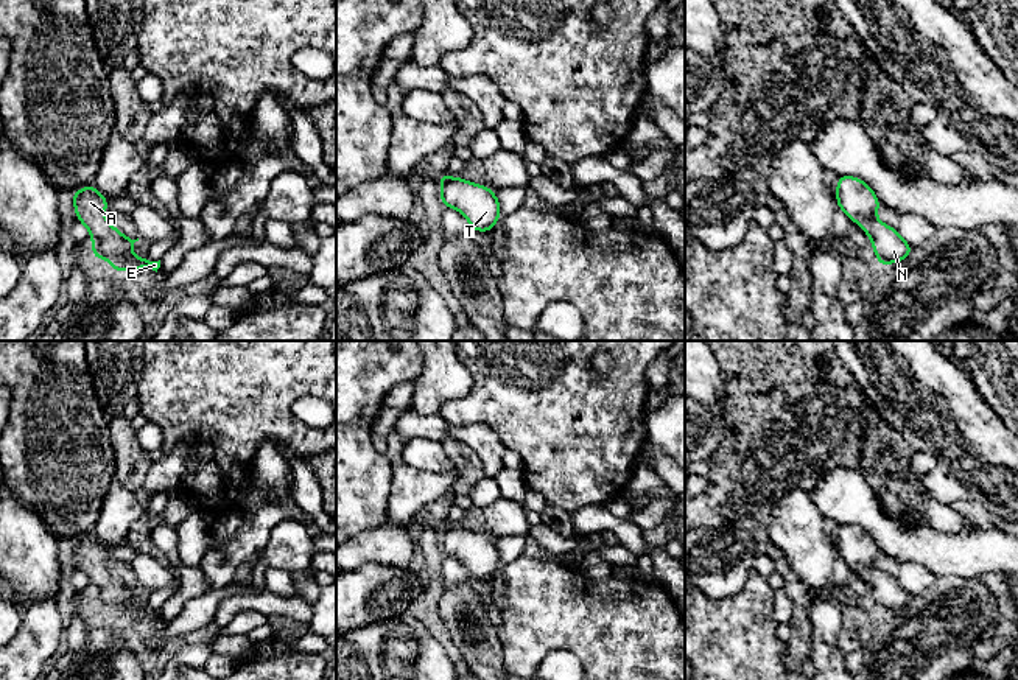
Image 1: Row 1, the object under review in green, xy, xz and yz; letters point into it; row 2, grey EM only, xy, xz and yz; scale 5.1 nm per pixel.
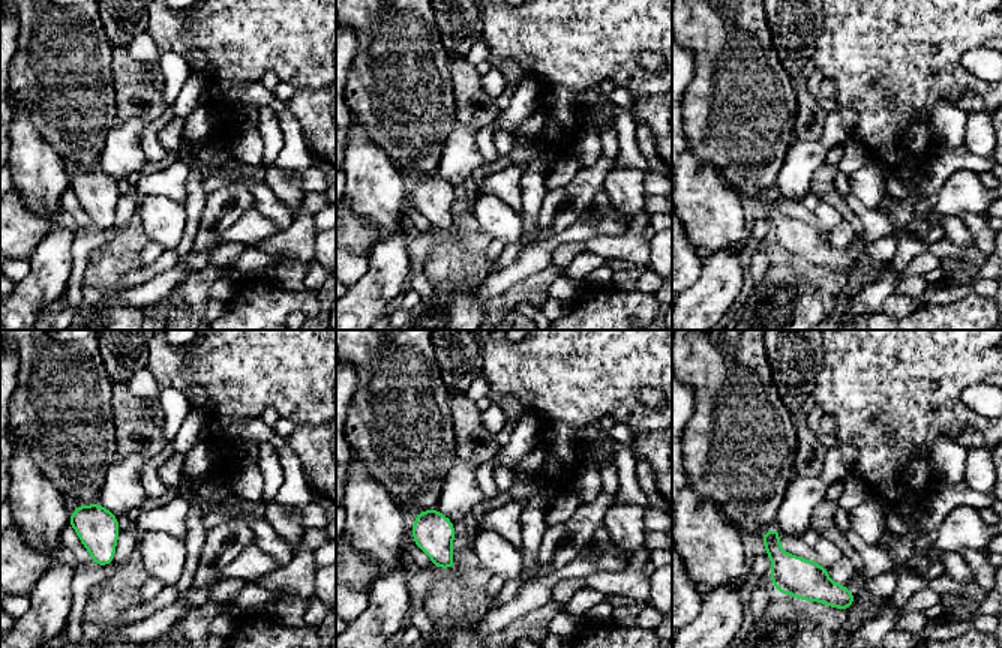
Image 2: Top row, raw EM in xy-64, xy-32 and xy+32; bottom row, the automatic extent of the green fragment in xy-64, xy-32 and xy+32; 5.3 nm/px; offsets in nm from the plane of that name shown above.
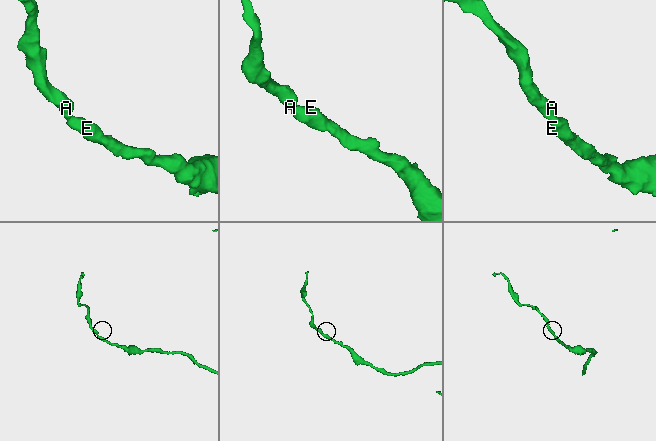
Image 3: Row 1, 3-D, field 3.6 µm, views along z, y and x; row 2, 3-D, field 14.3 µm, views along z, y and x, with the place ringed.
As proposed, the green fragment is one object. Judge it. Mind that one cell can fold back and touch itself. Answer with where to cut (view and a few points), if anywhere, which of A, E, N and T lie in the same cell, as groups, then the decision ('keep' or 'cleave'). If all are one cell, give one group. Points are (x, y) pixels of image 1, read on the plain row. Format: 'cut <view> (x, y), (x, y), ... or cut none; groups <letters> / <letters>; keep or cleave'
cut none; groups A E N T; keep

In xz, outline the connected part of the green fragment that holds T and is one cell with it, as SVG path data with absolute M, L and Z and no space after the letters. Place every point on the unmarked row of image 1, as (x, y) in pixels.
M445 521L441 523L439 531L441 551L445 556L461 560L476 580L493 579L501 559L497 543L487 534L455 528Z

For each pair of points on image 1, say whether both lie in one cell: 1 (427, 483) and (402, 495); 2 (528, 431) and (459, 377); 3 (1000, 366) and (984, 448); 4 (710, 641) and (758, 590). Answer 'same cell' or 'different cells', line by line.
1: same cell
2: different cells
3: different cells
4: same cell

